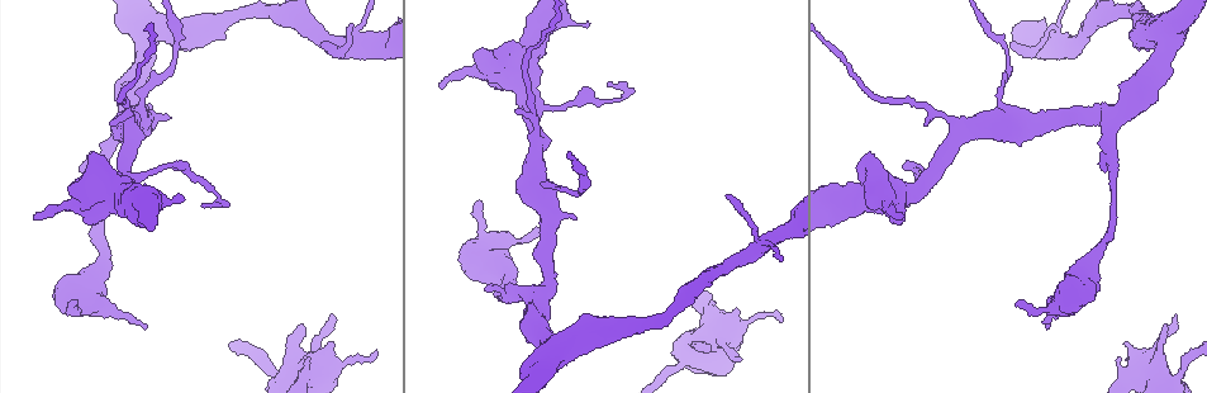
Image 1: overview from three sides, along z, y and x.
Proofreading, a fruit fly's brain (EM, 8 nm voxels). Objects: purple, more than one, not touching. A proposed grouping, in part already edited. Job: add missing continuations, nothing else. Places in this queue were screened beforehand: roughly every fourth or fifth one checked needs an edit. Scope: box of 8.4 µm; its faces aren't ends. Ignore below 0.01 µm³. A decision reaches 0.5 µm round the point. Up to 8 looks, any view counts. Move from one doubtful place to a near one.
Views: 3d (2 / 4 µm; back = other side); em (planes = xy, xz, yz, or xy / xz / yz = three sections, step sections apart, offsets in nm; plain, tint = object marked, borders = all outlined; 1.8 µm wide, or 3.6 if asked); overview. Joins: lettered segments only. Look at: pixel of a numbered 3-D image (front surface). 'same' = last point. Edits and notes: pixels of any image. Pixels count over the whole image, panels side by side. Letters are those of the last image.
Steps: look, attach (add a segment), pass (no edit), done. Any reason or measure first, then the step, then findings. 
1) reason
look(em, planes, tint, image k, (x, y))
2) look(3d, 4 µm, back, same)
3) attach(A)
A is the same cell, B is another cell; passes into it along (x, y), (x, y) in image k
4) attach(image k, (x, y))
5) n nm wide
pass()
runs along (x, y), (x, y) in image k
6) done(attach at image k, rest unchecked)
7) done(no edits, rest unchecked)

free end
look(3d, 2 µm, image 1, (441, 86))

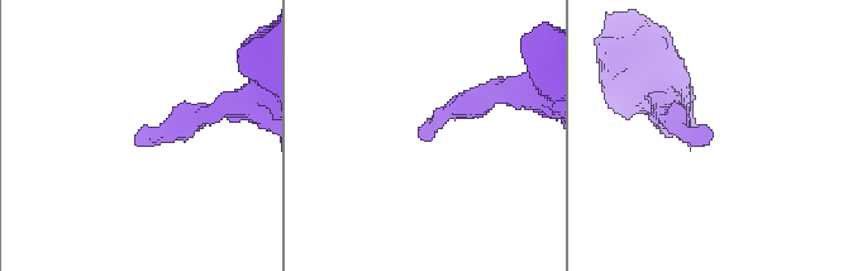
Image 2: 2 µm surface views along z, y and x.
now the EM
look(em, xz, step 16, tint, image 2, (419, 136))

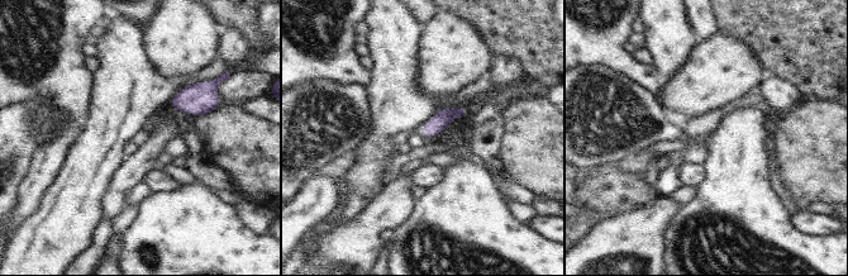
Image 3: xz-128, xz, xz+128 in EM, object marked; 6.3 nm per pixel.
look(em, planes, borders, same)

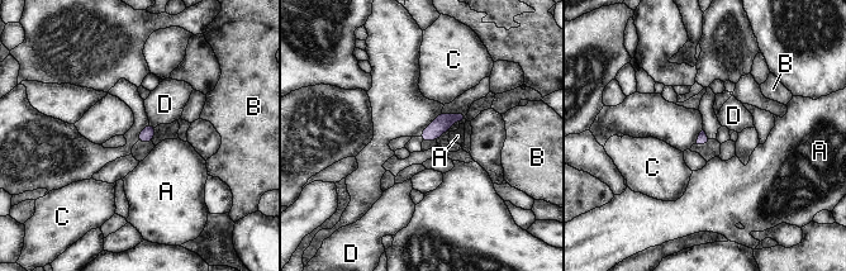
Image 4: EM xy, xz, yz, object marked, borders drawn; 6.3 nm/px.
pass()
A, B, C and D are other cells; border along (465, 120), (459, 122) in image 4; no lettered segment goes on from it

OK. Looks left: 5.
free end
look(em, xy, step 4, borders, image 1, (705, 352))

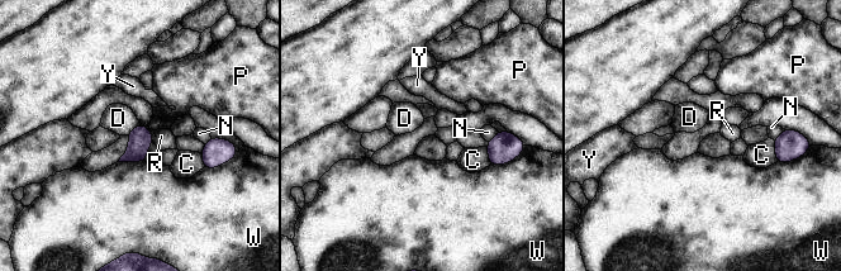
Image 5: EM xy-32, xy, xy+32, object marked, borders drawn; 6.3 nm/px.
look(em, planes, borders, same)

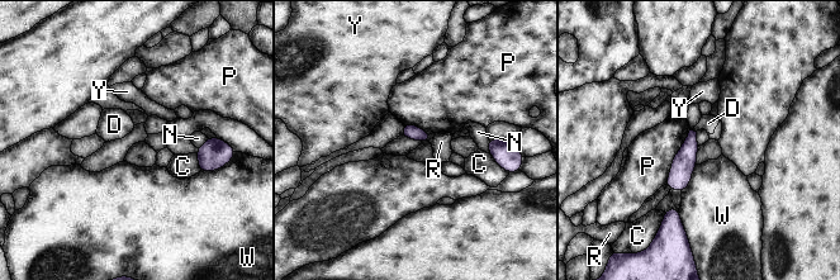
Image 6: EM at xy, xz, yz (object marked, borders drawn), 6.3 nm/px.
pass()
C, D, N, P, R, W and Y are other cells; border along (691, 129), (696, 132) in image 6; no lettered segment goes on from it

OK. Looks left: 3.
branch stops here
look(3d, 2 µm, image 1, (783, 321))

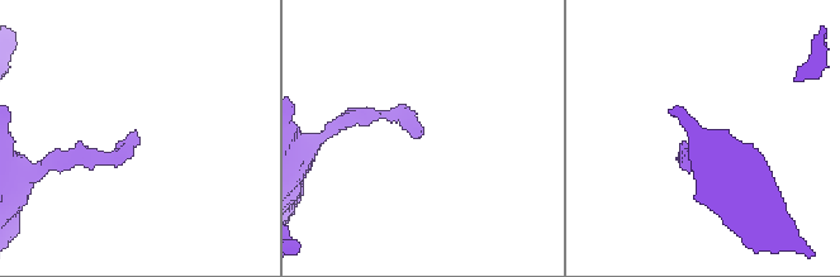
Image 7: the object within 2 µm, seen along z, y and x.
shape alone is not enough
look(em, yz, step 8, tint, image 7, (418, 138))

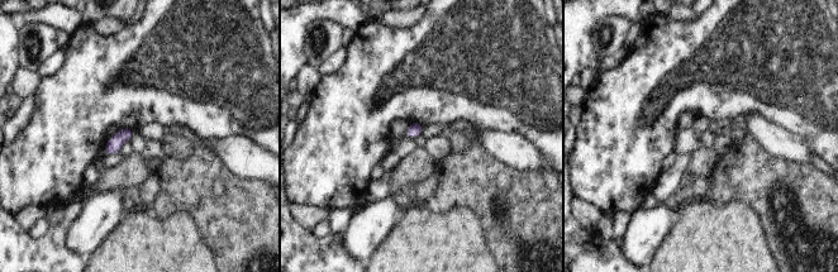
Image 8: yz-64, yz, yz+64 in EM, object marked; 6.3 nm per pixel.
cut it another way
look(em, planes, borders, same)

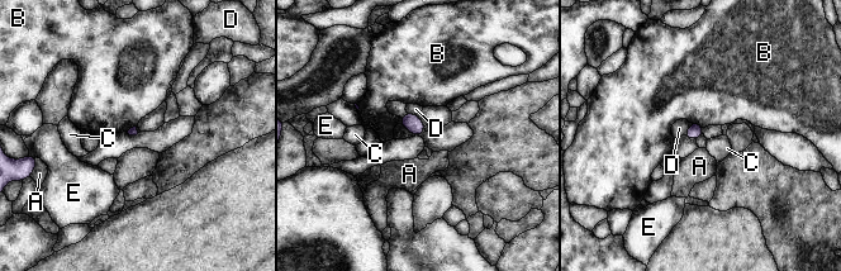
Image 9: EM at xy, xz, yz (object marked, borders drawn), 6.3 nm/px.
pass()
A, B, C, D and E are other cells; border along (692, 122), (698, 122), (703, 127) in image 9; no lettered segment goes on from it

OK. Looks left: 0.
done(no edits, rest unchecked)

